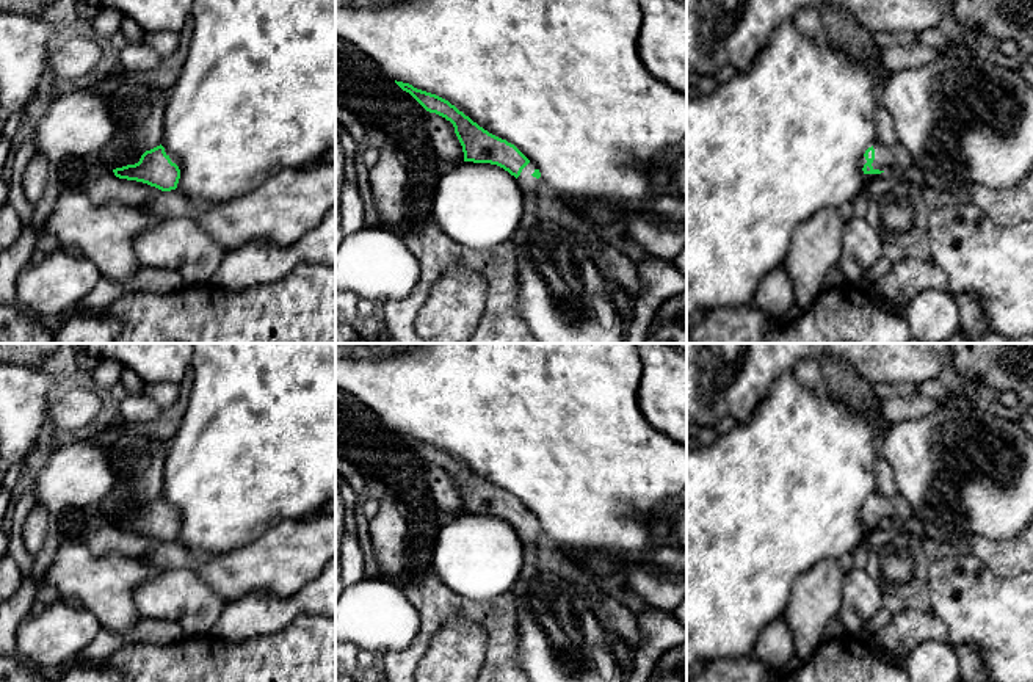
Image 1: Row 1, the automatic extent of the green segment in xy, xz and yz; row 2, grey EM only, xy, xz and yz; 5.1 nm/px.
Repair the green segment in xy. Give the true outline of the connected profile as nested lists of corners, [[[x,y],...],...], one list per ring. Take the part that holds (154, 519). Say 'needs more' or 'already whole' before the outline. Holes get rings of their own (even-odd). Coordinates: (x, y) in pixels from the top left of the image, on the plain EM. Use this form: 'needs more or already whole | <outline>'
needs more | [[[160,495],[146,502],[138,514],[116,519],[113,524],[119,530],[136,531],[161,542],[171,542],[177,539],[182,513]]]

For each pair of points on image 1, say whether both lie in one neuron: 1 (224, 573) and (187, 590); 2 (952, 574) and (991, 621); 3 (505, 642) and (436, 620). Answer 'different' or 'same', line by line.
1: different
2: same
3: same

